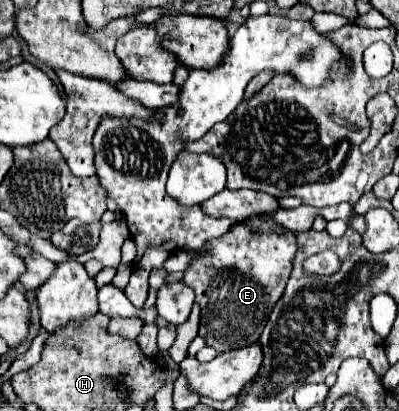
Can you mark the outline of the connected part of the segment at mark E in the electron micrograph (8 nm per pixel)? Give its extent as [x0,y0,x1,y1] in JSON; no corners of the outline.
[182,216,298,352]

